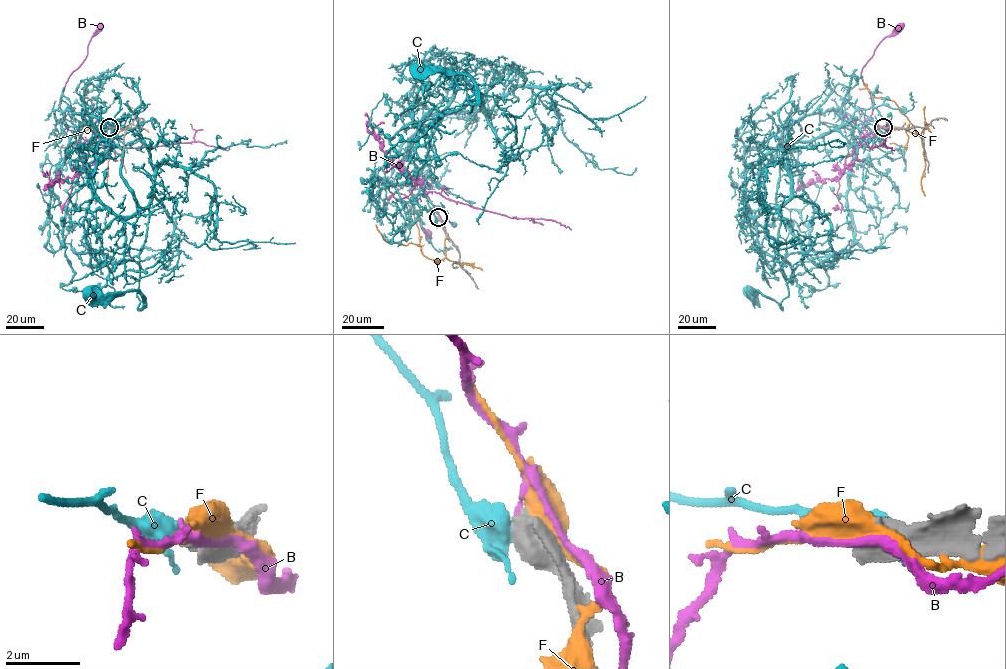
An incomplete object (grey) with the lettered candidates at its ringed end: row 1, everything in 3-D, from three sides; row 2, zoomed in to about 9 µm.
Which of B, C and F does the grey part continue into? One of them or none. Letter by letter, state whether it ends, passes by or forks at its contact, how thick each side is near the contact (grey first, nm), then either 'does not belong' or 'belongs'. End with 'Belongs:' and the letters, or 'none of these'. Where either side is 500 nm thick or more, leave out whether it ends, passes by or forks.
B: 650 nm thick on the grey side, 140 nm on the other; does not belong
C: 700 nm thick on the grey side, 550 nm on the other; does not belong
F: 900 nm thick on the grey side, 500 nm on the other; does not belong
Belongs: none of these

